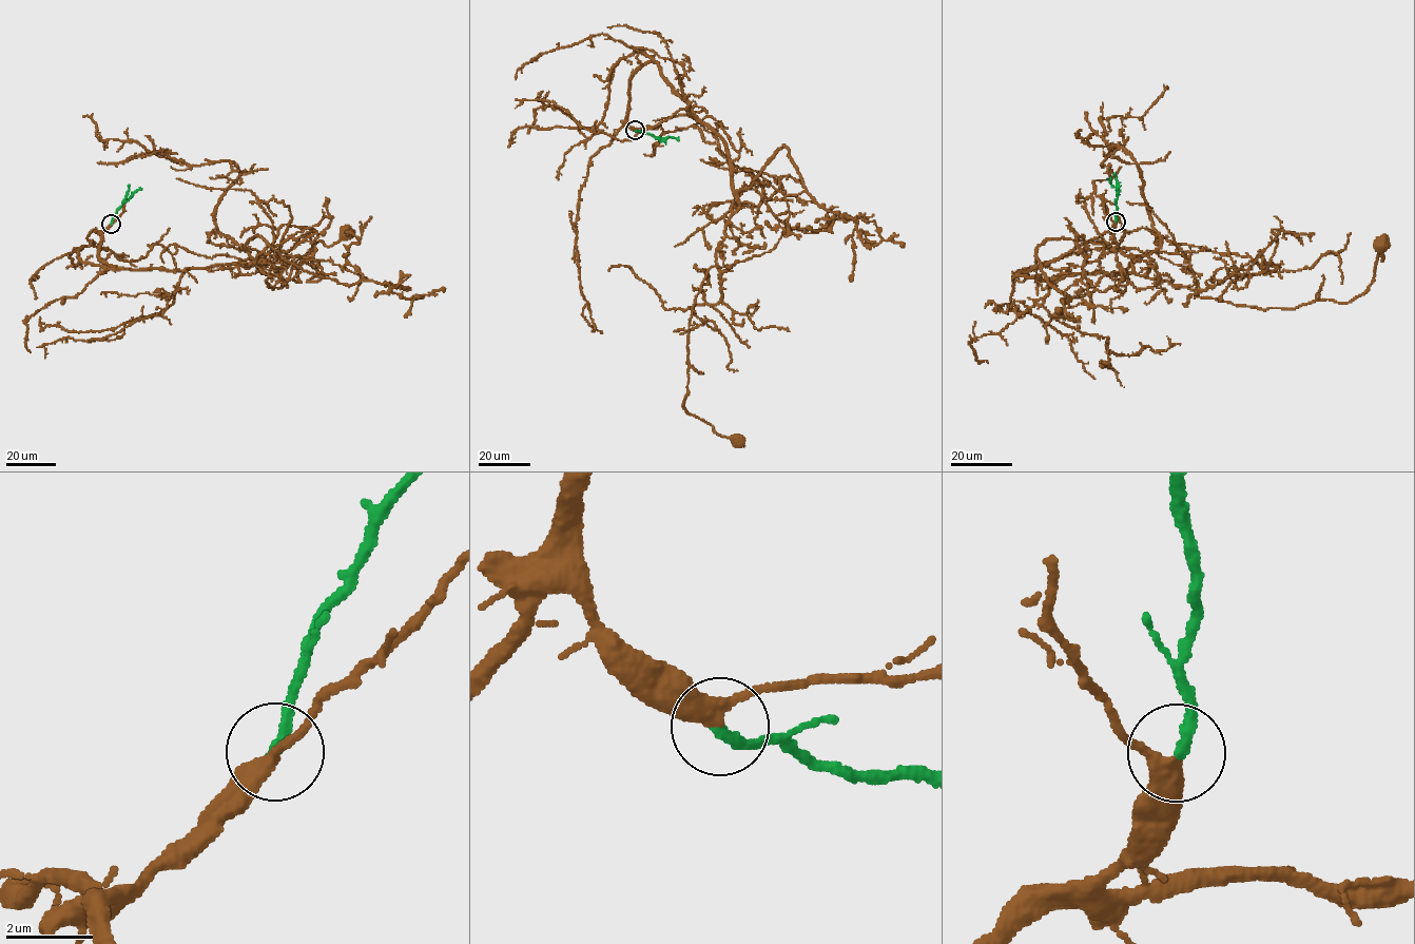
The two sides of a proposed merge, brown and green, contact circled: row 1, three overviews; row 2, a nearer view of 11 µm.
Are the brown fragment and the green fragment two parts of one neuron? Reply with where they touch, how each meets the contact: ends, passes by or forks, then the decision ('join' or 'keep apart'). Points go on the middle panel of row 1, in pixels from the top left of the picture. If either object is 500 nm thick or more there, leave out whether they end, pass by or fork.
(635, 130) | brown passes by | green ends | join

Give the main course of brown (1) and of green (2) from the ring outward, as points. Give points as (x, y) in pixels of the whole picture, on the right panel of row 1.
1: (1116, 222), (1018, 272), (1131, 271), (1236, 306), (1294, 308), (1348, 303), (1365, 290), (1380, 245)
2: (1116, 222), (1119, 191), (1111, 185), (1110, 176)

